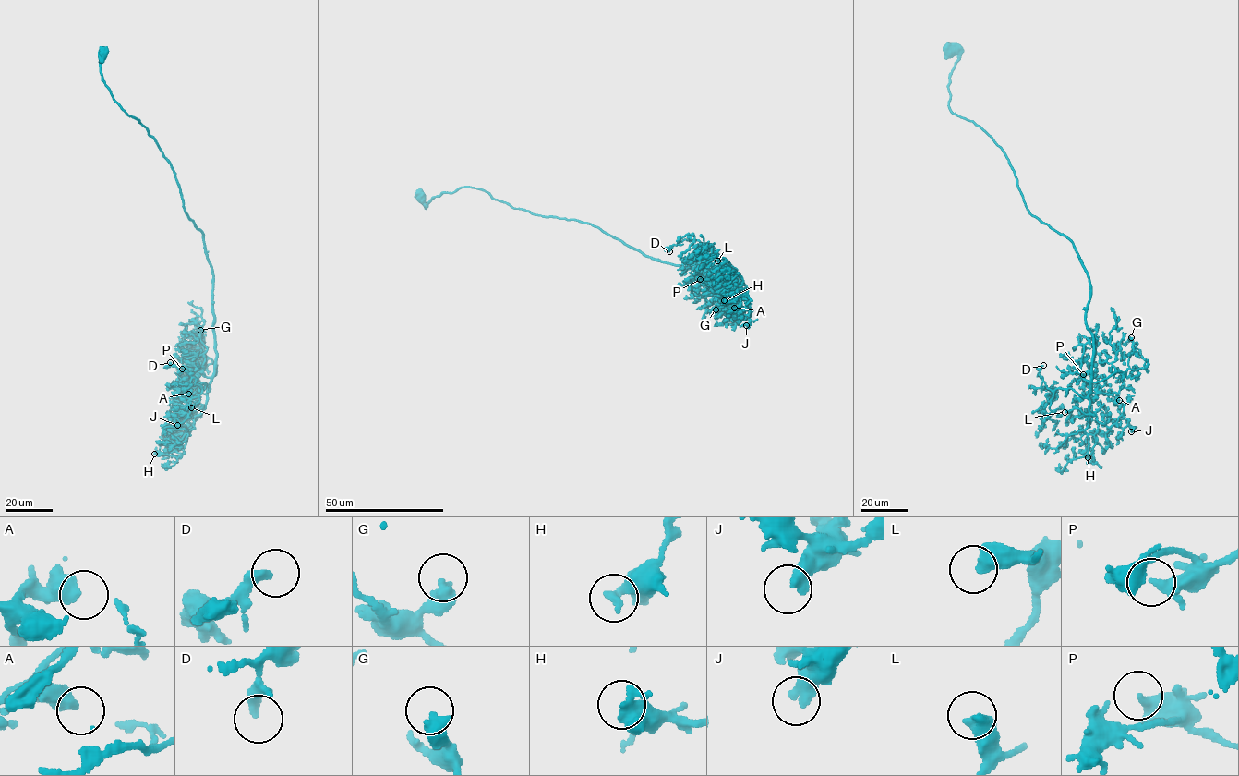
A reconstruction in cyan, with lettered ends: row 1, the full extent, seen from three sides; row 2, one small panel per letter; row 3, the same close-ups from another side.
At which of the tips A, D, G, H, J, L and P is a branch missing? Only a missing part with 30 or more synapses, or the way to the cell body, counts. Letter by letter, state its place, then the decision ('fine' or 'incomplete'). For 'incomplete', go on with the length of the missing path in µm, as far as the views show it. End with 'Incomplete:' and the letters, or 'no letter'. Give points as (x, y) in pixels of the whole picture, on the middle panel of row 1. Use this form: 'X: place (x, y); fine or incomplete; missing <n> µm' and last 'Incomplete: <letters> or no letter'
A: place (734, 308); fine
D: place (669, 251); fine
G: place (715, 309); fine
H: place (724, 300); fine
J: place (746, 325); fine
L: place (717, 260); incomplete; missing 15 µm
P: place (700, 279); fine
Incomplete: L

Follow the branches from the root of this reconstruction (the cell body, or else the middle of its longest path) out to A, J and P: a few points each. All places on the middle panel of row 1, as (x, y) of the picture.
A: (421, 195), (427, 205), (443, 192), (481, 189), (514, 208), (597, 226), (655, 260), (730, 269), (734, 308)
J: (421, 195), (427, 205), (481, 189), (597, 226), (655, 260), (730, 269), (747, 287), (746, 325)
P: (421, 195), (427, 205), (443, 192), (481, 189), (514, 208), (597, 226), (655, 260), (729, 269), (700, 279)

